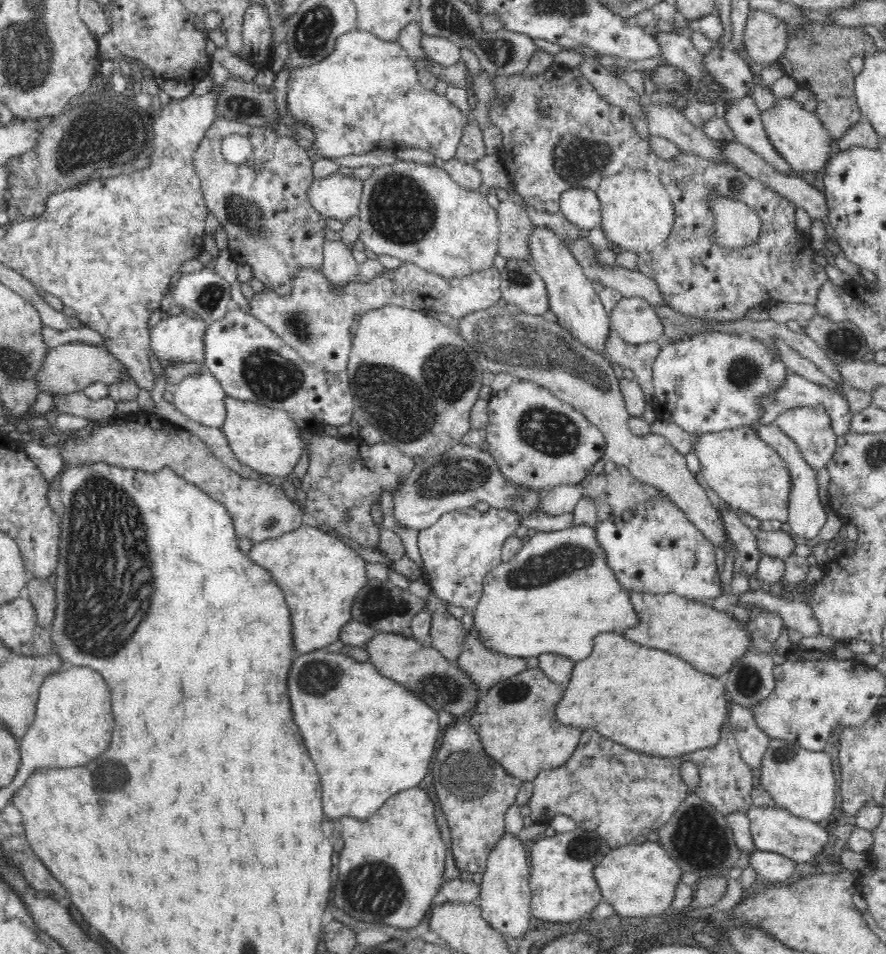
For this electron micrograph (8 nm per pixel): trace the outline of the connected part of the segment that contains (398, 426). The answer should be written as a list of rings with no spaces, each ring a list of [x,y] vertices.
[[[392,304],[382,305],[377,309],[368,309],[364,316],[360,316],[360,320],[356,325],[354,339],[352,339],[351,347],[349,348],[346,370],[349,374],[349,390],[352,393],[355,417],[360,419],[360,422],[364,422],[364,426],[372,426],[372,430],[376,430],[376,434],[381,434],[383,442],[394,444],[400,452],[410,457],[421,456],[424,458],[445,456],[454,445],[462,442],[462,437],[470,428],[469,412],[478,399],[478,391],[483,386],[482,373],[484,371],[483,366],[480,366],[478,352],[474,349],[474,345],[466,342],[458,330],[440,322],[429,312],[418,312],[408,307],[399,307]]]

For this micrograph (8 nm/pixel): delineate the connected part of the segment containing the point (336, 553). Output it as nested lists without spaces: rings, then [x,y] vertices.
[[[307,521],[298,530],[254,543],[247,556],[268,571],[283,592],[285,604],[292,612],[291,639],[296,654],[327,649],[338,640],[341,628],[351,620],[351,604],[357,592],[368,582],[365,561],[356,550]]]

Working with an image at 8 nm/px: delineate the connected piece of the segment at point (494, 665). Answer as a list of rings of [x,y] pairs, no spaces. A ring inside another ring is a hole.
[[[471,629],[464,639],[462,654],[456,661],[457,668],[475,682],[478,692],[486,692],[497,682],[510,678],[526,670],[526,660],[519,657],[506,657],[488,651]]]

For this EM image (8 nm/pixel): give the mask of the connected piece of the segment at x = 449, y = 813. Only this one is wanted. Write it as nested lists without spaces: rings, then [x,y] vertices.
[[[501,767],[494,768],[496,776],[494,780],[490,782],[490,788],[480,796],[480,798],[458,798],[454,796],[452,792],[448,790],[440,790],[440,786],[436,784],[436,790],[438,790],[438,802],[442,804],[442,810],[446,812],[446,820],[448,828],[450,829],[450,838],[452,841],[451,853],[454,857],[454,864],[456,864],[457,870],[462,870],[462,872],[470,872],[470,874],[476,874],[476,872],[483,873],[487,867],[487,855],[491,854],[491,850],[494,849],[494,846],[499,842],[500,838],[504,836],[505,826],[504,819],[506,811],[516,802],[516,795],[519,793],[519,790],[522,786],[523,781],[509,776],[505,770]]]

